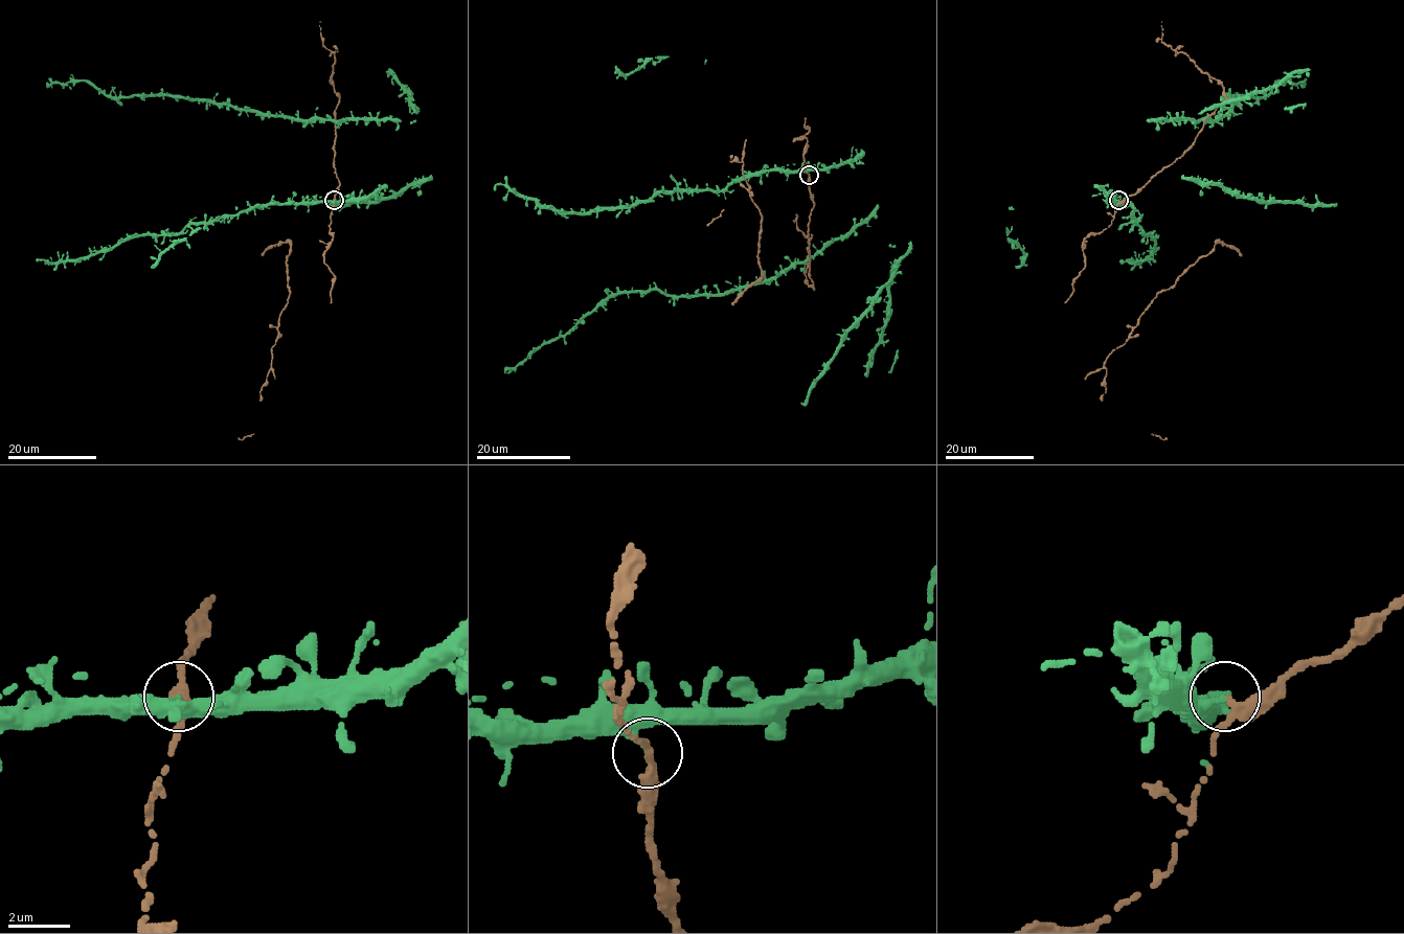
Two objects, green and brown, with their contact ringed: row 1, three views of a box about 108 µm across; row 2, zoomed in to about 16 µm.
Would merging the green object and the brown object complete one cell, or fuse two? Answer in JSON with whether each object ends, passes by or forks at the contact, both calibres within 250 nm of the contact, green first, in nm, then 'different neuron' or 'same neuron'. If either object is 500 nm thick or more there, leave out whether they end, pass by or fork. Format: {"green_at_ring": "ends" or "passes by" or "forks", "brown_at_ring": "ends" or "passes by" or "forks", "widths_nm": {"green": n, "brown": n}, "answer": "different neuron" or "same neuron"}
{"green_at_ring": "ends", "brown_at_ring": "passes by", "widths_nm": {"green": 200, "brown": 260}, "answer": "different neuron"}

